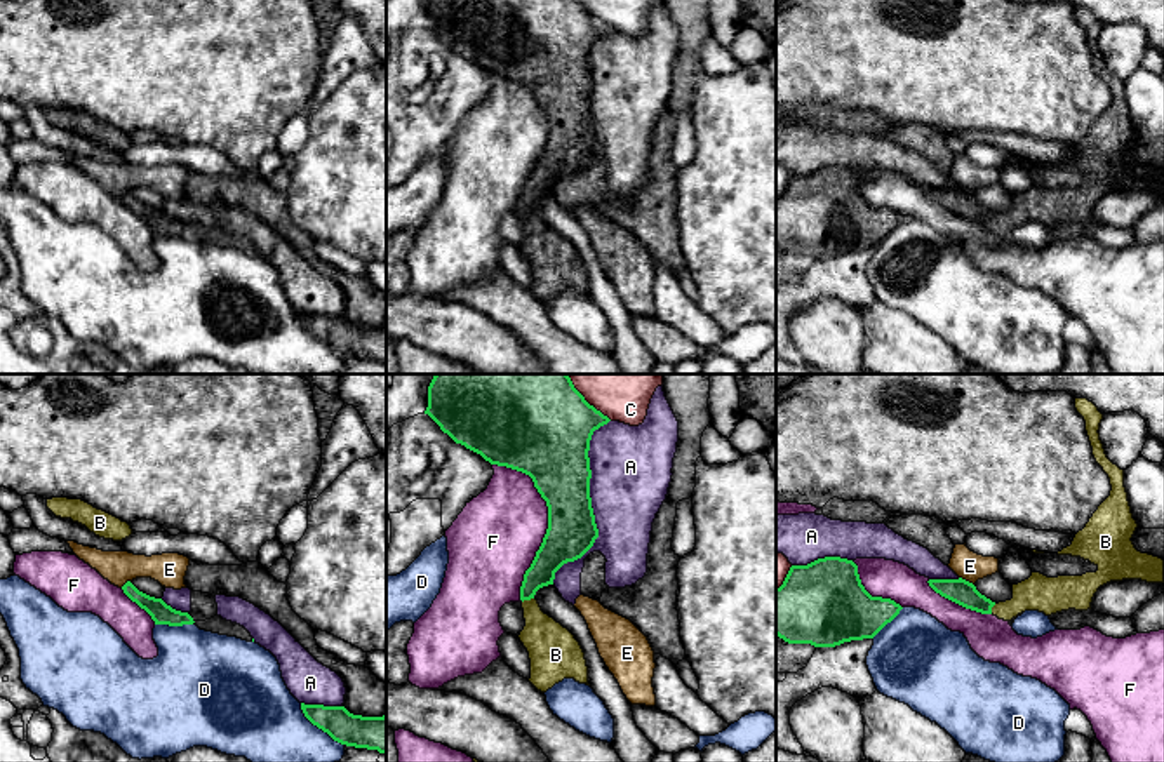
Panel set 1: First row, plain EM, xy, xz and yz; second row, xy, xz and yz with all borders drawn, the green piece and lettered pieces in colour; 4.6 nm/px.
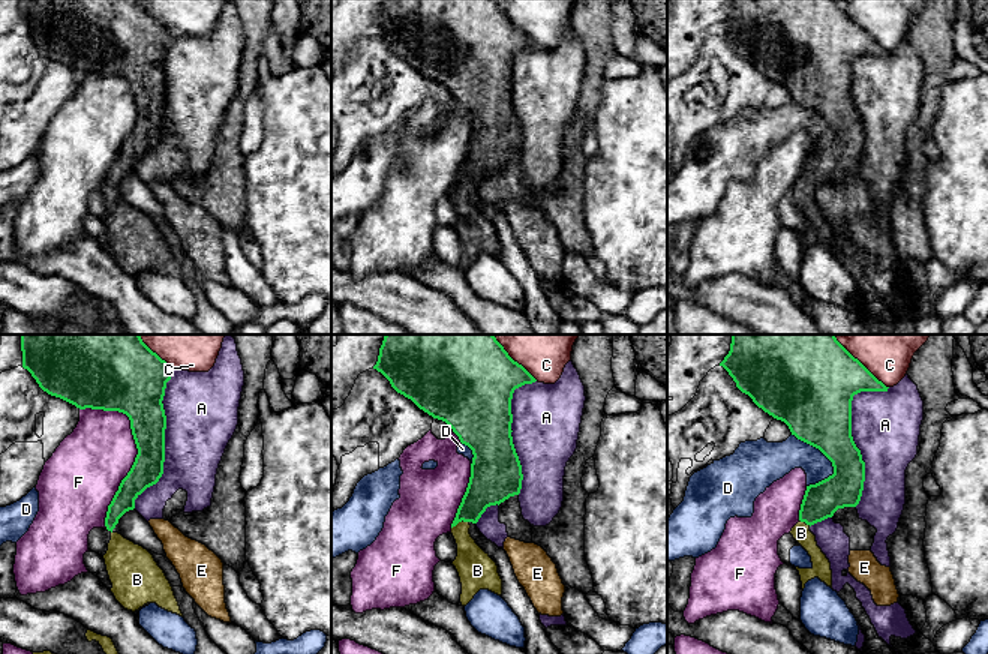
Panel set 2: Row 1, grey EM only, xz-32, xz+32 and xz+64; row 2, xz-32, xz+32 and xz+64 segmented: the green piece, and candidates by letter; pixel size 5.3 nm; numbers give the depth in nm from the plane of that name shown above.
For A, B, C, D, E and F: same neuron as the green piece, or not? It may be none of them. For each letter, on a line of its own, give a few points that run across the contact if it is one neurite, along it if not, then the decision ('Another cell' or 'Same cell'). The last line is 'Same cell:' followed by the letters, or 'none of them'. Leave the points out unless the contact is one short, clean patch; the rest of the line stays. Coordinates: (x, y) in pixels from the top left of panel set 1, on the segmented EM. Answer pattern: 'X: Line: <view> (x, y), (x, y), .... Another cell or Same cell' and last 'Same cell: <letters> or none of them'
A: Another cell
B: Line: xz (554, 552), (533, 580), (528, 599), (541, 635), (550, 646). Same cell
C: Another cell
D: Another cell
E: Another cell
F: Another cell
Same cell: B

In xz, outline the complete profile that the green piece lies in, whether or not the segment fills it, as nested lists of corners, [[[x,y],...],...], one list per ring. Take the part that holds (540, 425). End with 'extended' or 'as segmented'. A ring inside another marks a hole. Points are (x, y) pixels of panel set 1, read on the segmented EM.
[[[435,374],[425,411],[456,444],[485,461],[529,475],[548,506],[548,529],[524,574],[520,600],[525,626],[518,638],[529,652],[529,682],[546,692],[564,678],[588,684],[585,652],[574,635],[545,614],[534,598],[555,572],[581,558],[599,538],[590,498],[590,440],[611,419],[590,405],[567,374]]]; extended

